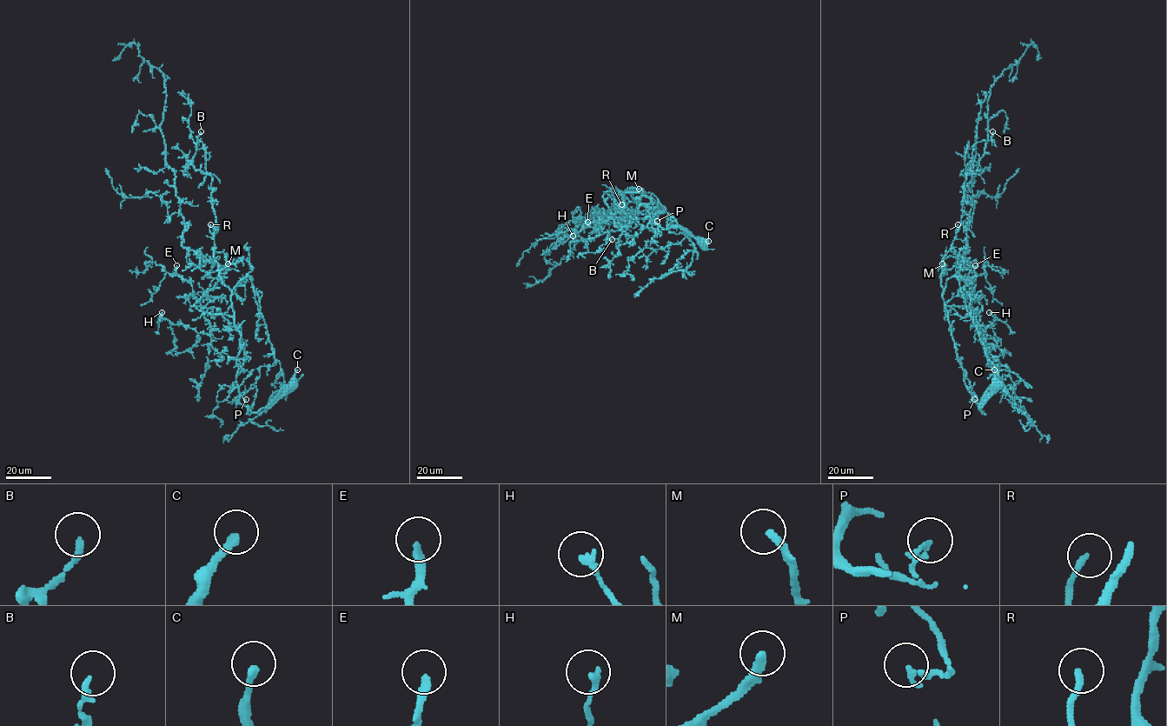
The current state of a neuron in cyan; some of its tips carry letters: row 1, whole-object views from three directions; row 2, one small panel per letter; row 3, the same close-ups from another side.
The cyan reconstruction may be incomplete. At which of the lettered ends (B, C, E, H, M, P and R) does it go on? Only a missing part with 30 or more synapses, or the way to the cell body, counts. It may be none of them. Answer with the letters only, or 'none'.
E, M, R

